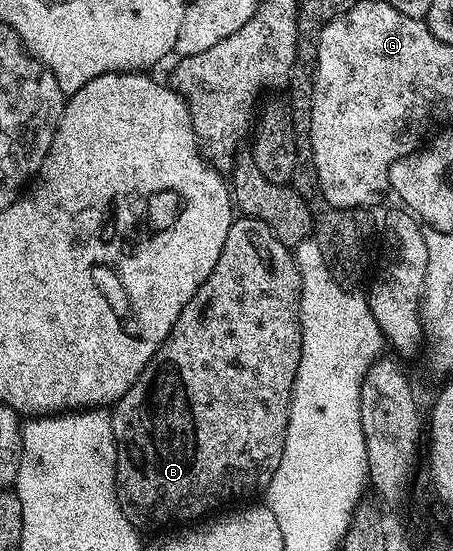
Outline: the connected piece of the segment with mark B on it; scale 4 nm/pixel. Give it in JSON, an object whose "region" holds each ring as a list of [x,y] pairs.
{"region":[[[240,216],[226,232],[226,244],[214,272],[194,292],[192,299],[182,308],[170,336],[154,352],[154,356],[142,368],[138,380],[112,407],[112,427],[116,441],[116,499],[120,501],[122,512],[137,528],[143,526],[164,526],[167,522],[184,522],[187,518],[203,519],[207,510],[232,502],[235,498],[252,500],[255,494],[267,491],[278,464],[282,464],[282,448],[286,444],[286,428],[292,403],[294,380],[298,376],[298,364],[302,356],[302,336],[300,335],[300,273],[296,267],[293,251],[274,236],[274,232],[262,220]]]}

